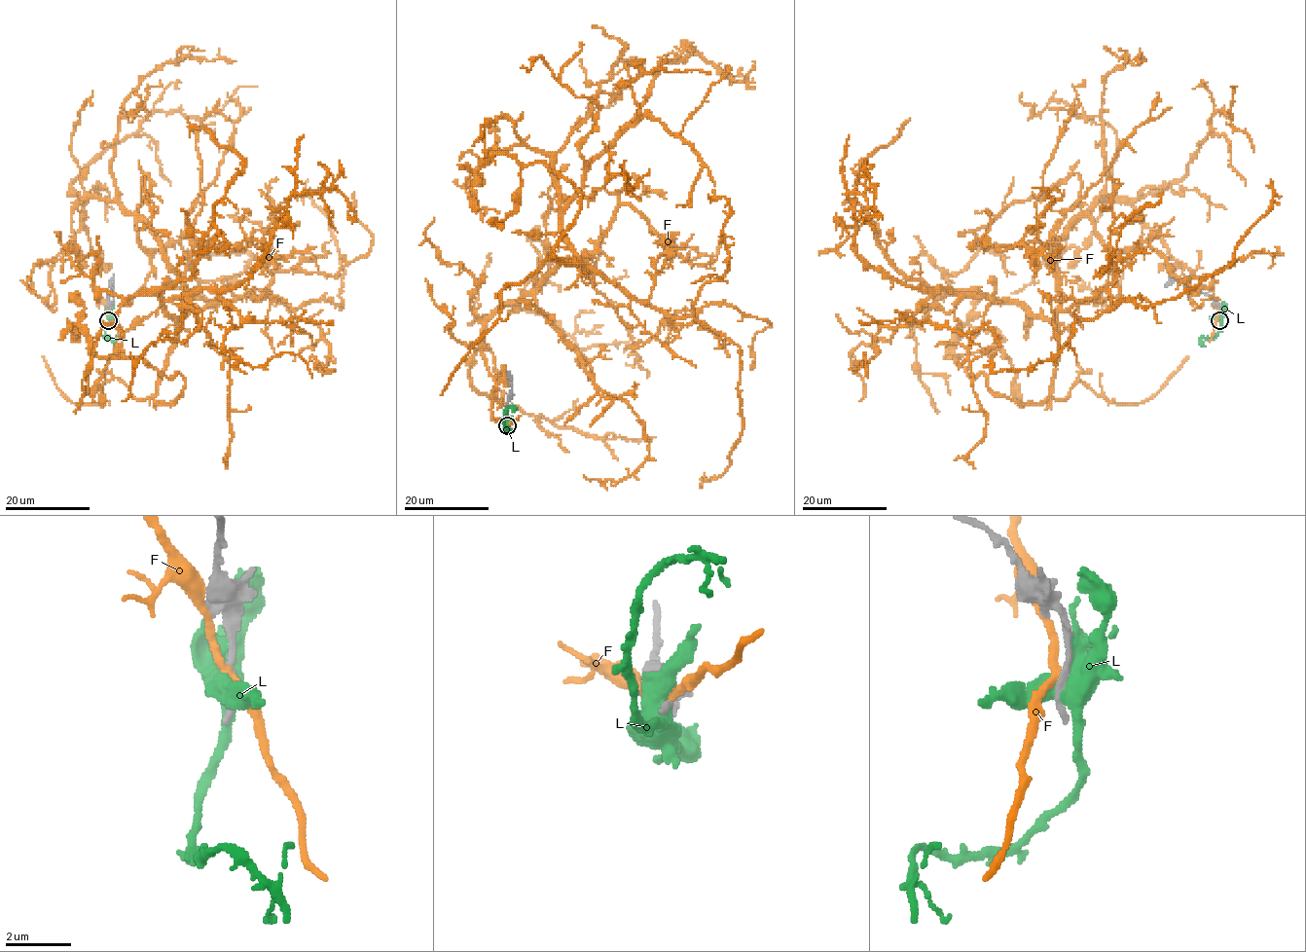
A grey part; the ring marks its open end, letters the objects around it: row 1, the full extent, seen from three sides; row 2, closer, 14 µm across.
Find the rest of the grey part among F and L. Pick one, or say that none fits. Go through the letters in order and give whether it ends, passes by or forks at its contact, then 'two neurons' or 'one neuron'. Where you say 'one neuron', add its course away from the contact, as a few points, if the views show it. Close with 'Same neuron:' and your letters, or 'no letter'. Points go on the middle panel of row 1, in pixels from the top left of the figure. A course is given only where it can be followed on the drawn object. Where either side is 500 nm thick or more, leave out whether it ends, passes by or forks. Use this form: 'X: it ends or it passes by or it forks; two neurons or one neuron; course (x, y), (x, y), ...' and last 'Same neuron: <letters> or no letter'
F: it passes by; two neurons
L: two neurons
Same neuron: no letter

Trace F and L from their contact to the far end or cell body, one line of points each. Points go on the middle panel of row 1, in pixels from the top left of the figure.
F: (508, 425), (483, 325), (561, 260), (585, 267), (562, 207), (588, 164), (668, 59), (735, 81), (753, 61)
L: (508, 426), (505, 427), (504, 412), (513, 407), (516, 410)

